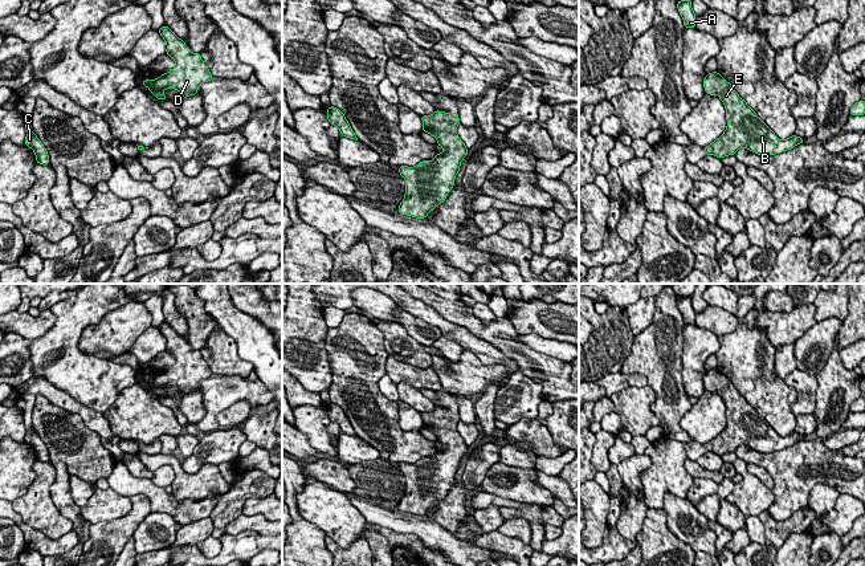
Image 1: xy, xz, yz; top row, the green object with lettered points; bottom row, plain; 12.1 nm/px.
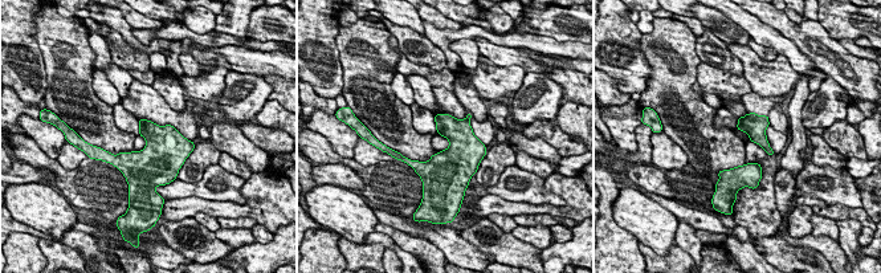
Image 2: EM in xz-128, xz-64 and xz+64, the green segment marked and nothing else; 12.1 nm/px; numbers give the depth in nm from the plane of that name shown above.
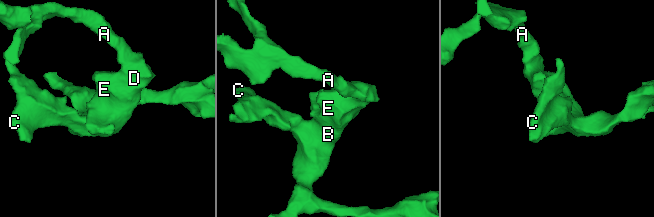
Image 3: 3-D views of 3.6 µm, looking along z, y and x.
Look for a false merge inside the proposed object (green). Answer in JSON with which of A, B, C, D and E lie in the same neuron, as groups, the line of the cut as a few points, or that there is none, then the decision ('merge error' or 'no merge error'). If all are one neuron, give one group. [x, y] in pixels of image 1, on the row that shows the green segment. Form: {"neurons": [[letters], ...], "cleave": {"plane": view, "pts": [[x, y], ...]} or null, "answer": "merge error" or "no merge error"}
{"neurons": [["A", "B", "C", "D", "E"]], "cleave": null, "answer": "no merge error"}

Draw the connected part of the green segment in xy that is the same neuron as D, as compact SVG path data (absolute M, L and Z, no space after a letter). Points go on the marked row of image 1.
M163 25L158 32L166 41L166 53L175 60L176 65L155 80L144 80L142 85L162 101L167 99L163 94L166 89L176 89L181 93L183 99L197 94L199 85L213 78L200 53L192 53L167 25Z

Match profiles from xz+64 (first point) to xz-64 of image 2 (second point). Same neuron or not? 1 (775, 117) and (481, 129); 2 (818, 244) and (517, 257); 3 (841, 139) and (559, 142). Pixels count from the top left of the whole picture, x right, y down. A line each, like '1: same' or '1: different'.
1: different
2: same
3: same

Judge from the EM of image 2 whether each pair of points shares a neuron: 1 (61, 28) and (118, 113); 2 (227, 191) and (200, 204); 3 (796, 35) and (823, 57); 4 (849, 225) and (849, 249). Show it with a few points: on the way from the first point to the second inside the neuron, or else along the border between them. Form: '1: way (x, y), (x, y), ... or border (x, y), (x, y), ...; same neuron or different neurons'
1: border (111, 106), (114, 123), (130, 133); different neurons
2: border (179, 199), (199, 196), (232, 200), (241, 204); different neurons
3: way (803, 37), (816, 51); same neuron
4: way (849, 231), (849, 244); same neuron

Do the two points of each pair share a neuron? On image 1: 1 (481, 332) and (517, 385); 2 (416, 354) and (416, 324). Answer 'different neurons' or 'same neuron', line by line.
1: different neurons
2: different neurons

